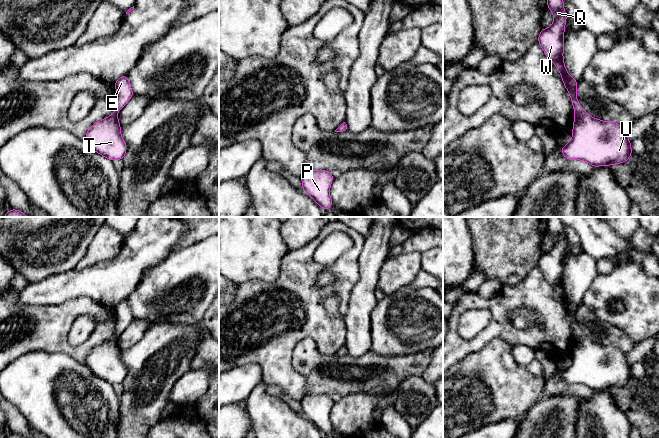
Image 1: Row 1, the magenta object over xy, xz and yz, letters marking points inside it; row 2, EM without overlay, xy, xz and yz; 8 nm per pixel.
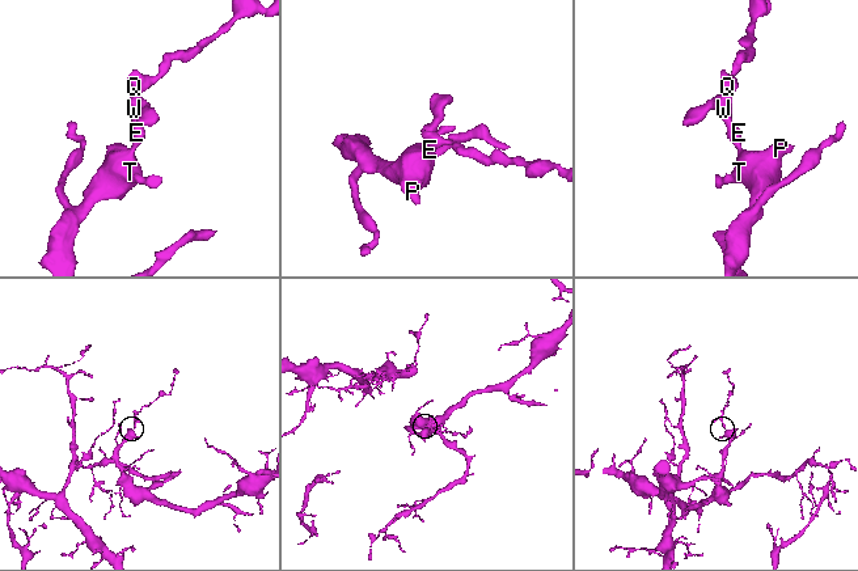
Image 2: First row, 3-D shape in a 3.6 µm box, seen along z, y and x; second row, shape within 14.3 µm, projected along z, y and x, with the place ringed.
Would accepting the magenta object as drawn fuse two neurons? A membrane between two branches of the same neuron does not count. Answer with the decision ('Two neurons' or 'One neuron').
One neuron

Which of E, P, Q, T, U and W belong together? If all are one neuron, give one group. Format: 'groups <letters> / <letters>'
groups E P Q T U W

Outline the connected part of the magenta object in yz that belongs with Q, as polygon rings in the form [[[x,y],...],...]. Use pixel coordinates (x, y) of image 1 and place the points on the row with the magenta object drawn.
[[[548,0],[547,8],[552,11],[554,22],[549,28],[540,31],[537,40],[561,74],[576,116],[572,139],[567,145],[561,146],[562,154],[568,160],[583,160],[593,167],[625,163],[633,154],[626,128],[614,121],[604,122],[591,117],[578,102],[578,81],[568,74],[563,60],[567,19],[563,4],[564,0]]]

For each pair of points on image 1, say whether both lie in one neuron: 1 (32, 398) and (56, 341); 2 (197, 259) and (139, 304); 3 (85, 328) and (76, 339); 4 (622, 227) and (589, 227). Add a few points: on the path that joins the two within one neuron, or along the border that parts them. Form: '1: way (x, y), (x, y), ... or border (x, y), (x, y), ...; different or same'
1: border (27, 352), (63, 352), (73, 359); different
2: way (183, 273), (171, 284), (153, 290); same
3: way (82, 331), (78, 336); same
4: border (609, 227), (627, 243); different

